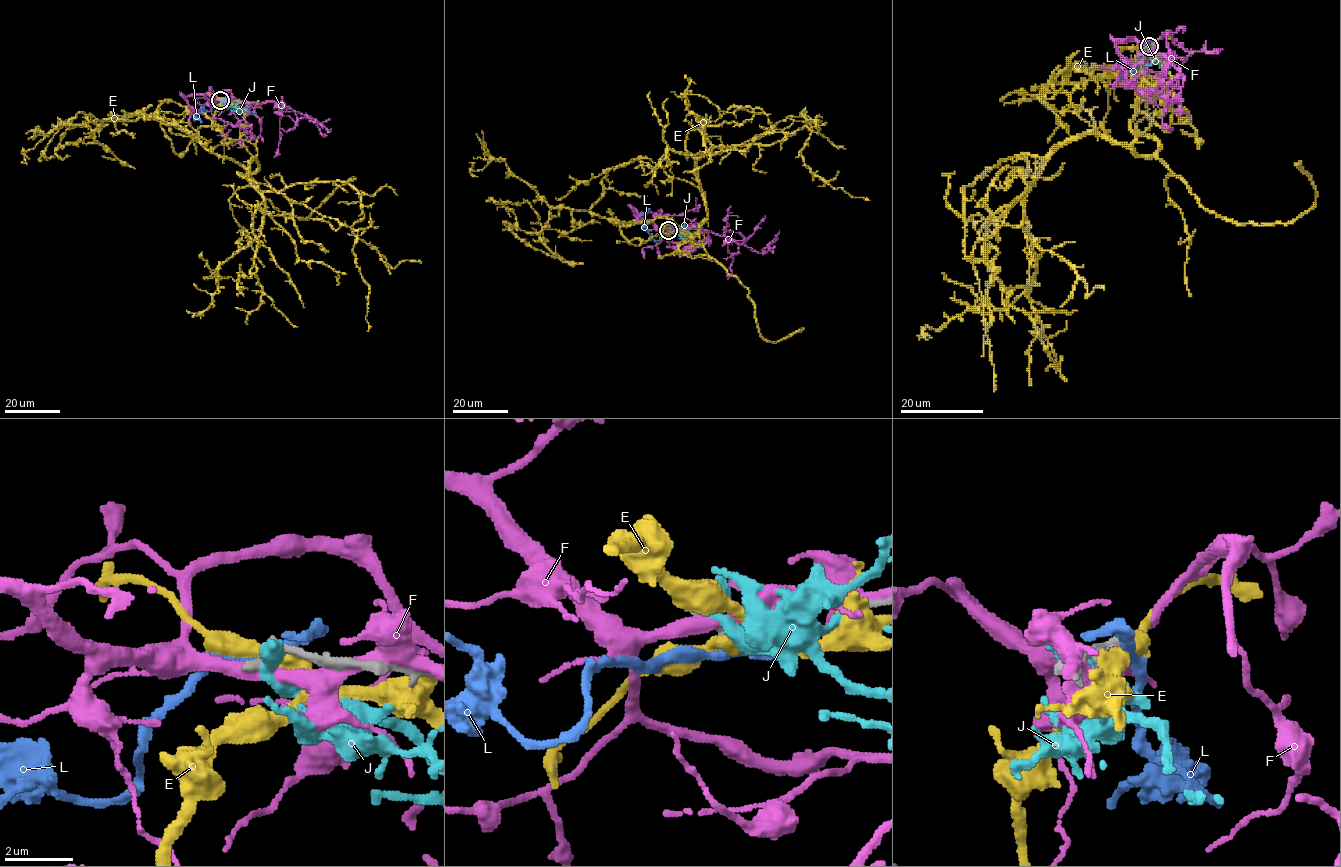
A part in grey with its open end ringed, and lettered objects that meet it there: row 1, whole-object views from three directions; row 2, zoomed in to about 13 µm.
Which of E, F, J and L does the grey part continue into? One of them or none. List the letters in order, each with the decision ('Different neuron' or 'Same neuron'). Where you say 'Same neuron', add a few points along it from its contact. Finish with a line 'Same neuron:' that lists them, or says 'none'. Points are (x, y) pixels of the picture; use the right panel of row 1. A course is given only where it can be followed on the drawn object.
E: Different neuron
F: Different neuron
J: Different neuron
L: Different neuron
Same neuron: none

